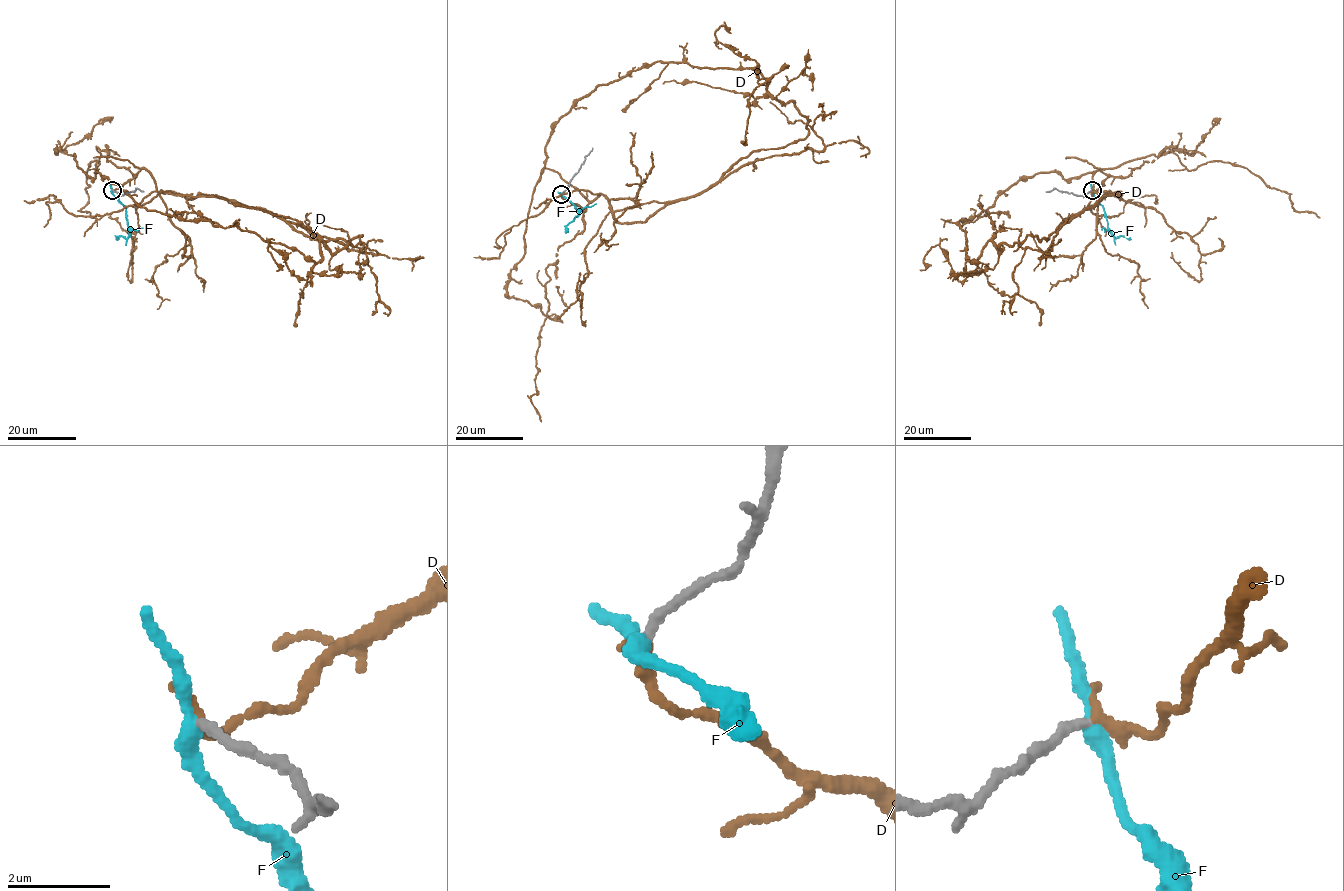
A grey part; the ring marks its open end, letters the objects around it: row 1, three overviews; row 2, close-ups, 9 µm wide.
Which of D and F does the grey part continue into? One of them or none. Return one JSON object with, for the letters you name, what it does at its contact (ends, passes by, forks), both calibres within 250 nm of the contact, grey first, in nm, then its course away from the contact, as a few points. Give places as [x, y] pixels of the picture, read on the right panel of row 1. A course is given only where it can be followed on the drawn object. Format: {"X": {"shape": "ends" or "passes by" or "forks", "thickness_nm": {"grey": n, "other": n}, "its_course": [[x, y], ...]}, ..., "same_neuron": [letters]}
{"D": {"shape": "ends", "thickness_nm": {"grey": 180, "other": 280}, "its_course": [[1092, 190], [1100, 169], [1108, 194], [1046, 240], [966, 256], [959, 222], [1022, 178], [1191, 154], [1221, 118]]}, "same_neuron": ["D"]}

